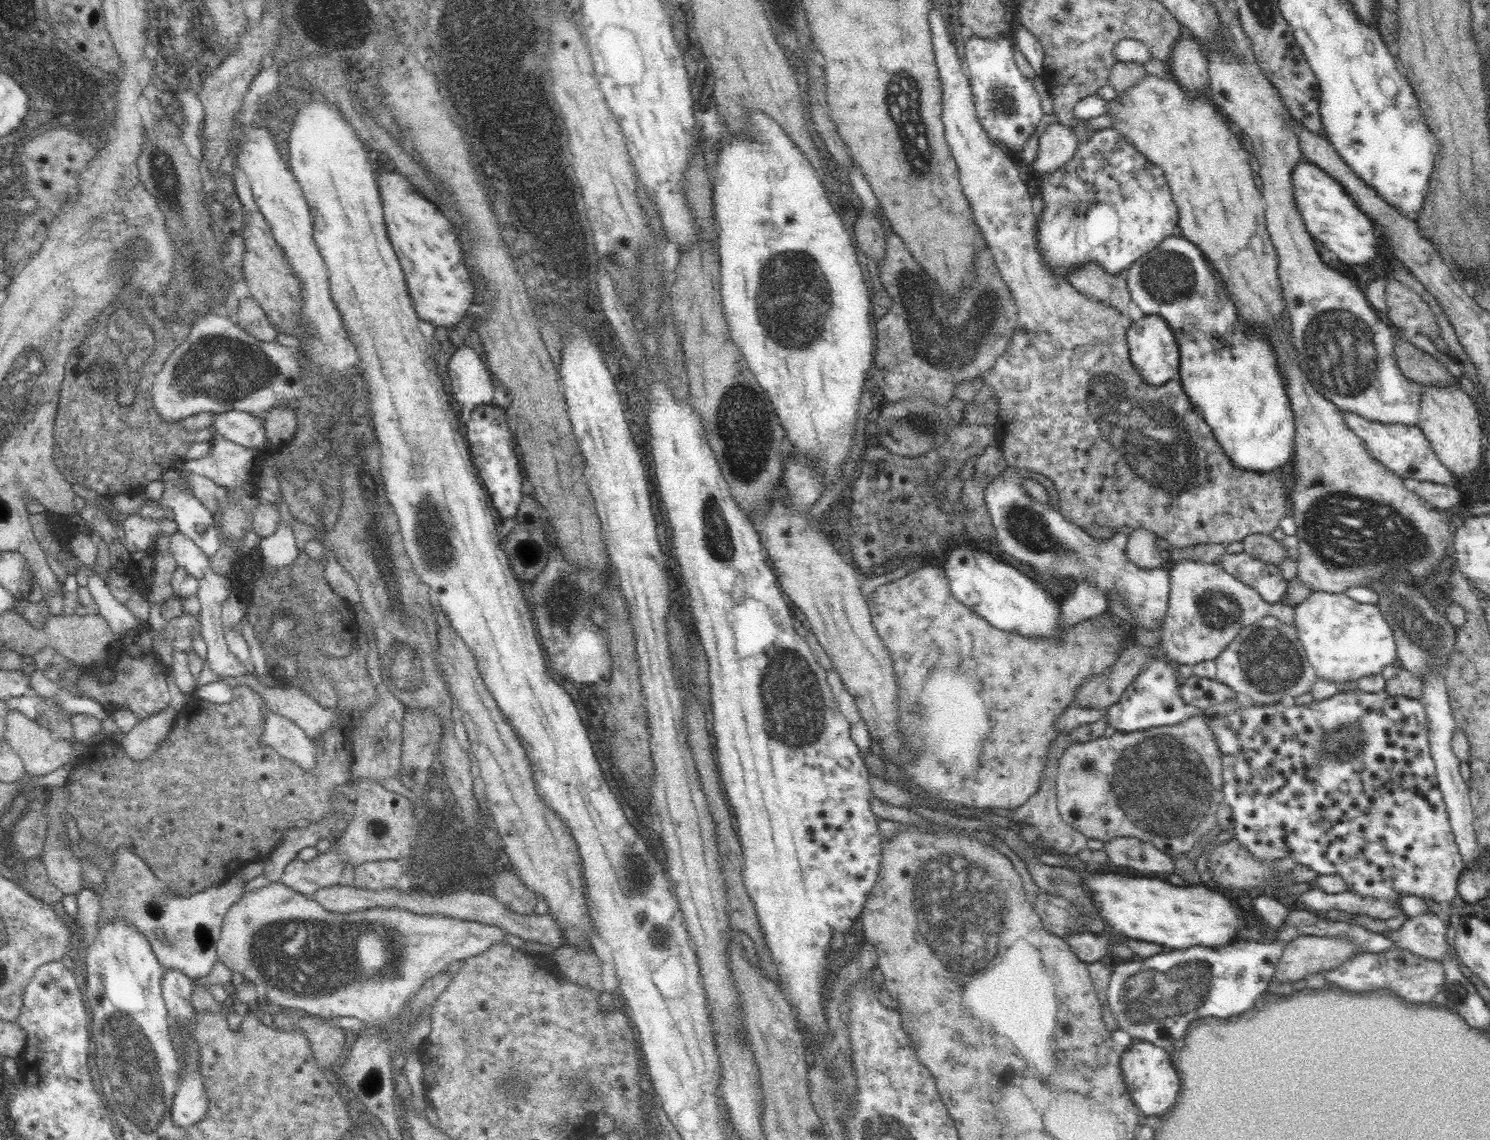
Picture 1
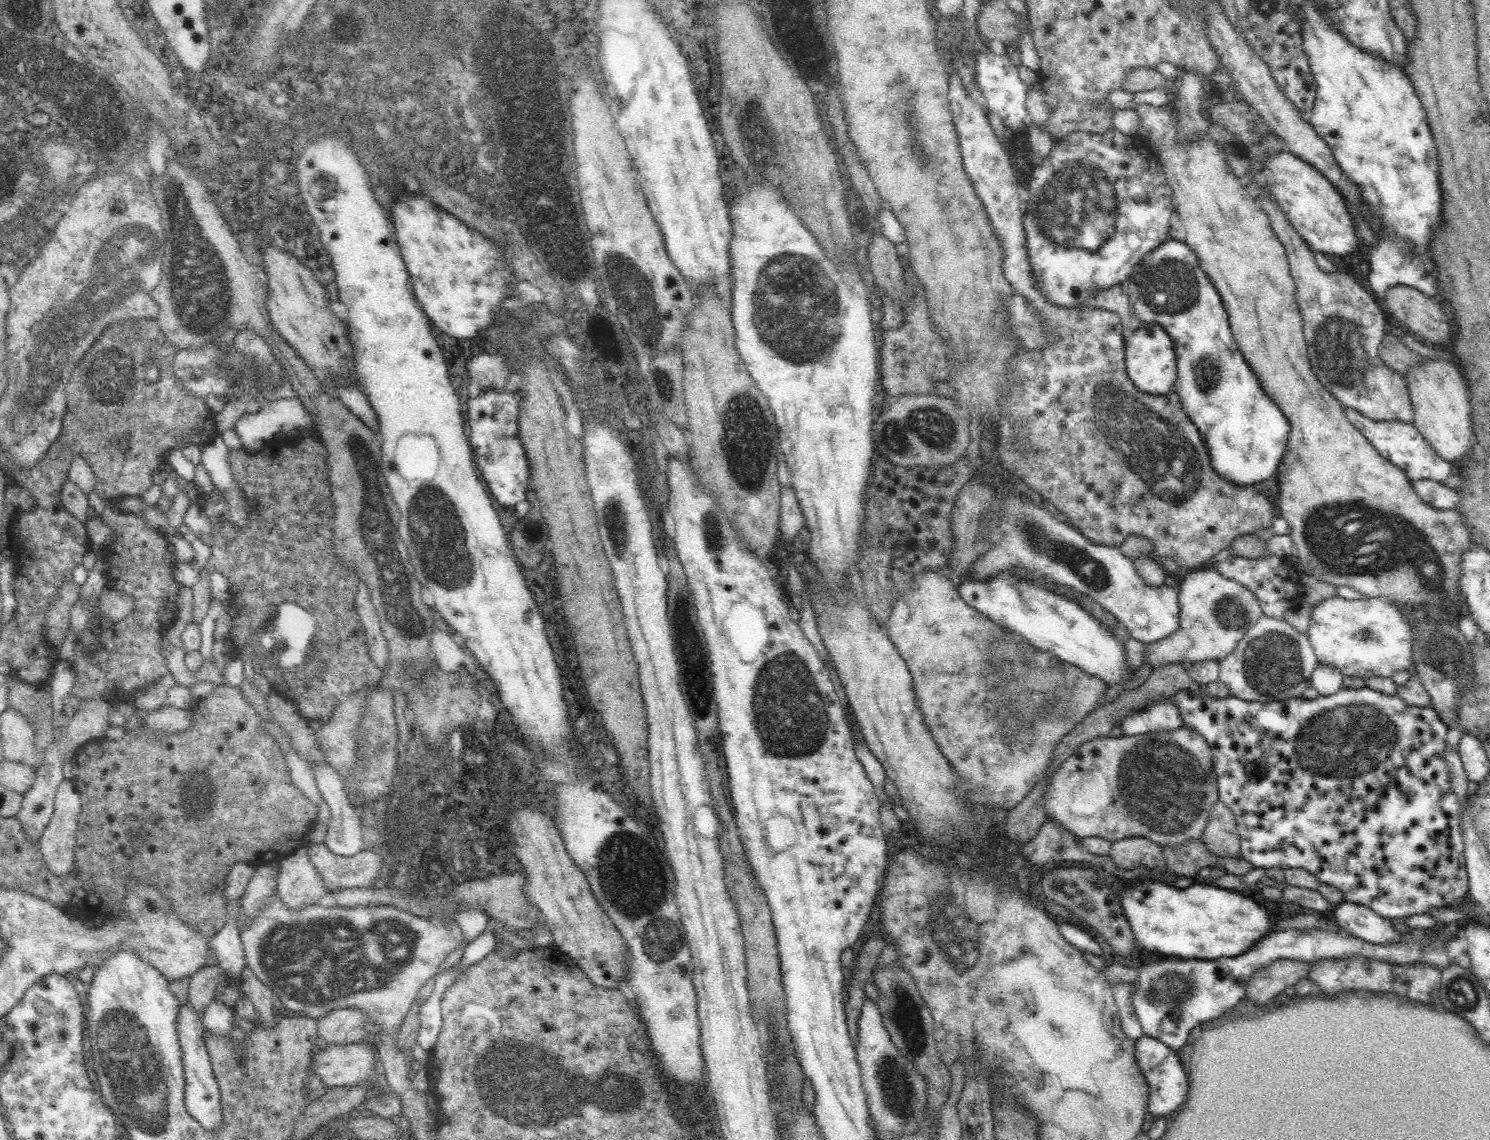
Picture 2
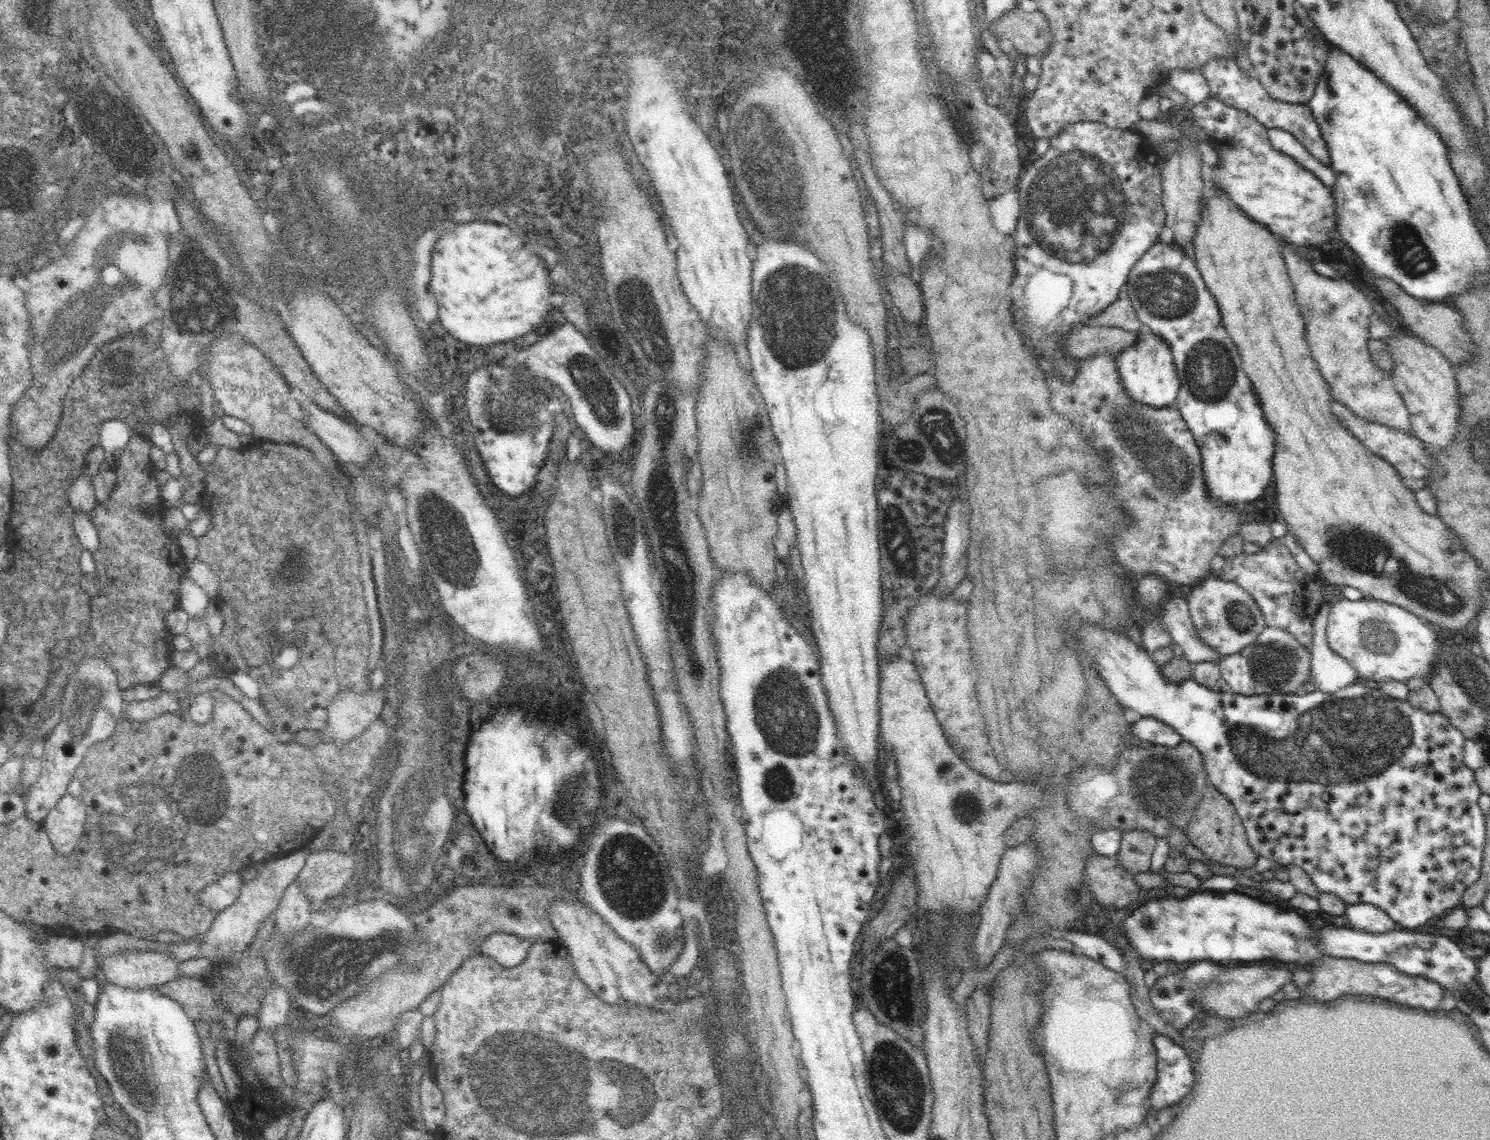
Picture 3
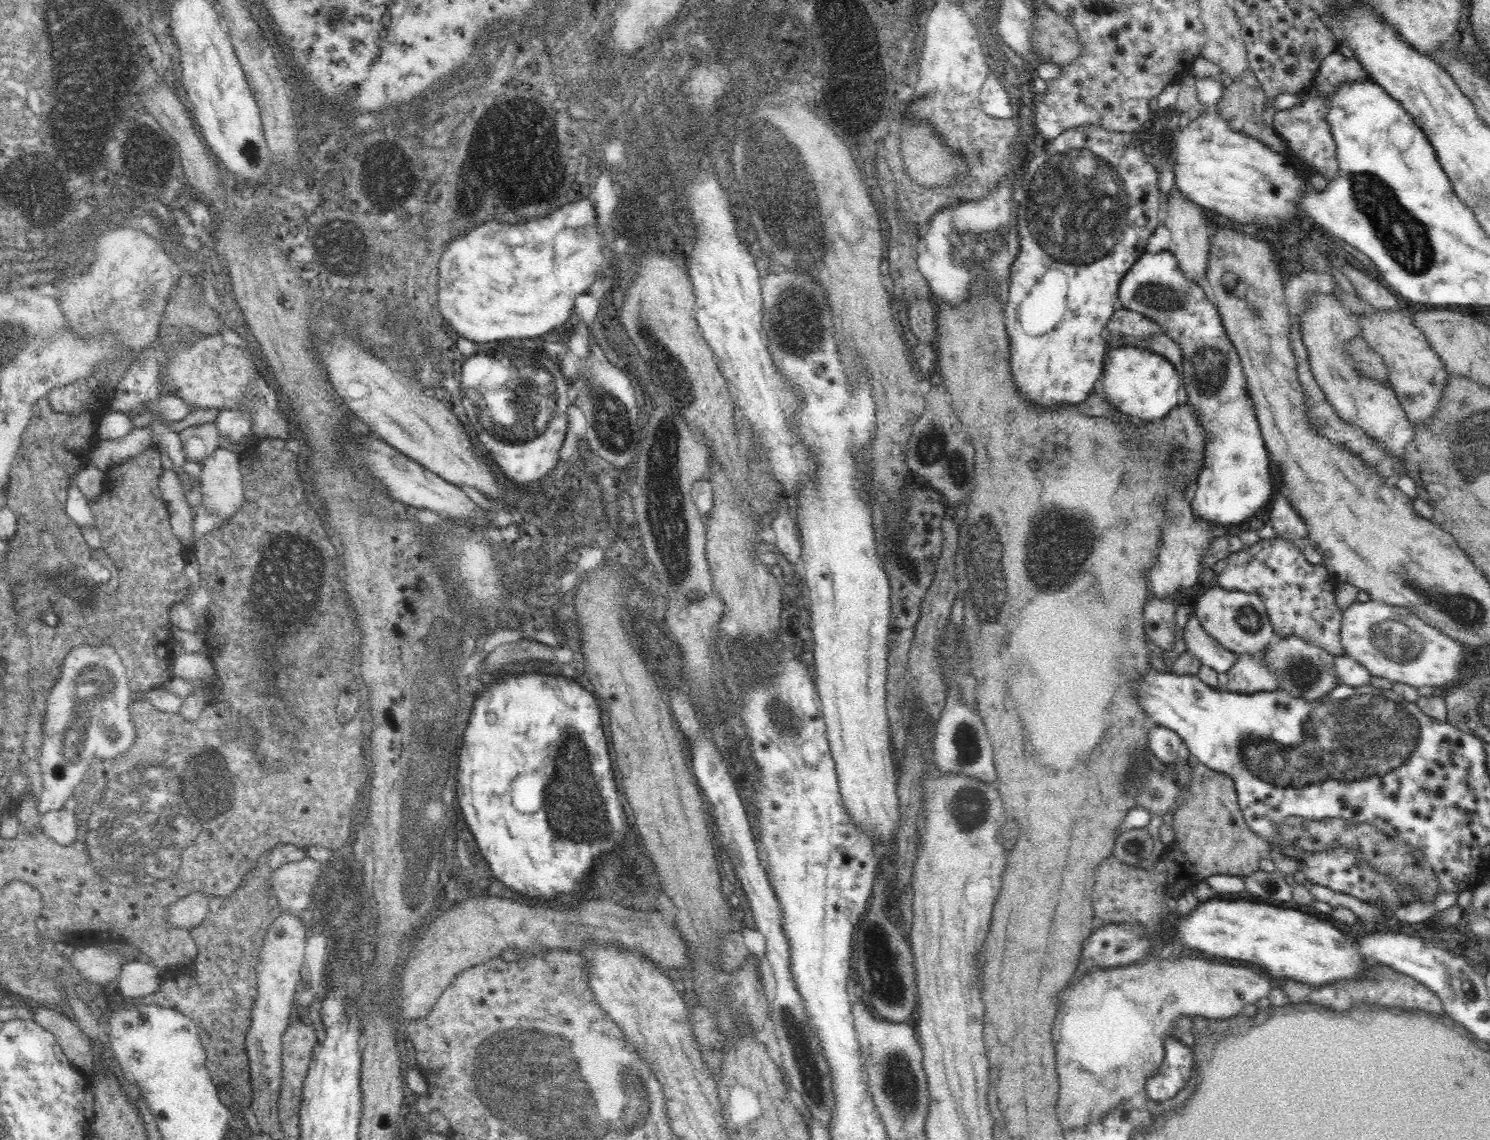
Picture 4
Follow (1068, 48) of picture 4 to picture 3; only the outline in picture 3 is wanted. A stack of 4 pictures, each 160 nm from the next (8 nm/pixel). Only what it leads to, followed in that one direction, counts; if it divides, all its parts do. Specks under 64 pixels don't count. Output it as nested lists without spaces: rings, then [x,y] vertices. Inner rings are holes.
[[[1019,6],[1014,7],[987,26],[999,40],[1010,40],[1018,52],[1040,58],[1053,39],[1048,19],[1038,9],[1026,13]]]

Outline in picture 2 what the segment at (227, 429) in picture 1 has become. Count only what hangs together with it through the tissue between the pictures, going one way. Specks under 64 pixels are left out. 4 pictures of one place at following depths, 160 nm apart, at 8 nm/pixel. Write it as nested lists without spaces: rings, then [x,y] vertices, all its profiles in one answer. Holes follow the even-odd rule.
[[[297,397],[266,400],[255,411],[244,413],[235,422],[233,429],[240,437],[242,446],[256,452],[276,433],[290,433],[294,429],[315,430],[303,402]]]

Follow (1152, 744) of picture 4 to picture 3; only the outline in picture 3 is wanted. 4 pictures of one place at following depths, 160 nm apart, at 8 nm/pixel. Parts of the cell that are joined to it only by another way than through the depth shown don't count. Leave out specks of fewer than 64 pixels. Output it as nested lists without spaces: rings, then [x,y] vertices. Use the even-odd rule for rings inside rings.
[[[1133,717],[1132,732],[1143,742],[1160,744],[1168,748],[1179,745],[1183,739],[1174,728],[1154,717]]]

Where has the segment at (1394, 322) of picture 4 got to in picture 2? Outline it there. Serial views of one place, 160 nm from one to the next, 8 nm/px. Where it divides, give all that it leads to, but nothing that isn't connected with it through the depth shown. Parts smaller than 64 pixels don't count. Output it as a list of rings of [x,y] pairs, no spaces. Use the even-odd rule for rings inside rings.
[[[1422,357],[1422,362],[1409,369],[1406,387],[1413,408],[1413,425],[1444,460],[1457,464],[1472,442],[1472,407],[1465,377],[1449,361]]]

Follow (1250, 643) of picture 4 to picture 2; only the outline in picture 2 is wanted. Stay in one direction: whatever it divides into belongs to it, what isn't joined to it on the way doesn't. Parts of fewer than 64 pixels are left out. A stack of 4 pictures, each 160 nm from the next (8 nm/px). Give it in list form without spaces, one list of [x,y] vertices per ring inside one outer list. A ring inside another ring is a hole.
[[[1195,570],[1186,574],[1179,586],[1179,629],[1172,636],[1147,644],[1146,662],[1152,670],[1170,662],[1188,660],[1221,661],[1228,656],[1250,627],[1263,615],[1256,596],[1242,584],[1224,578],[1218,570]]]

